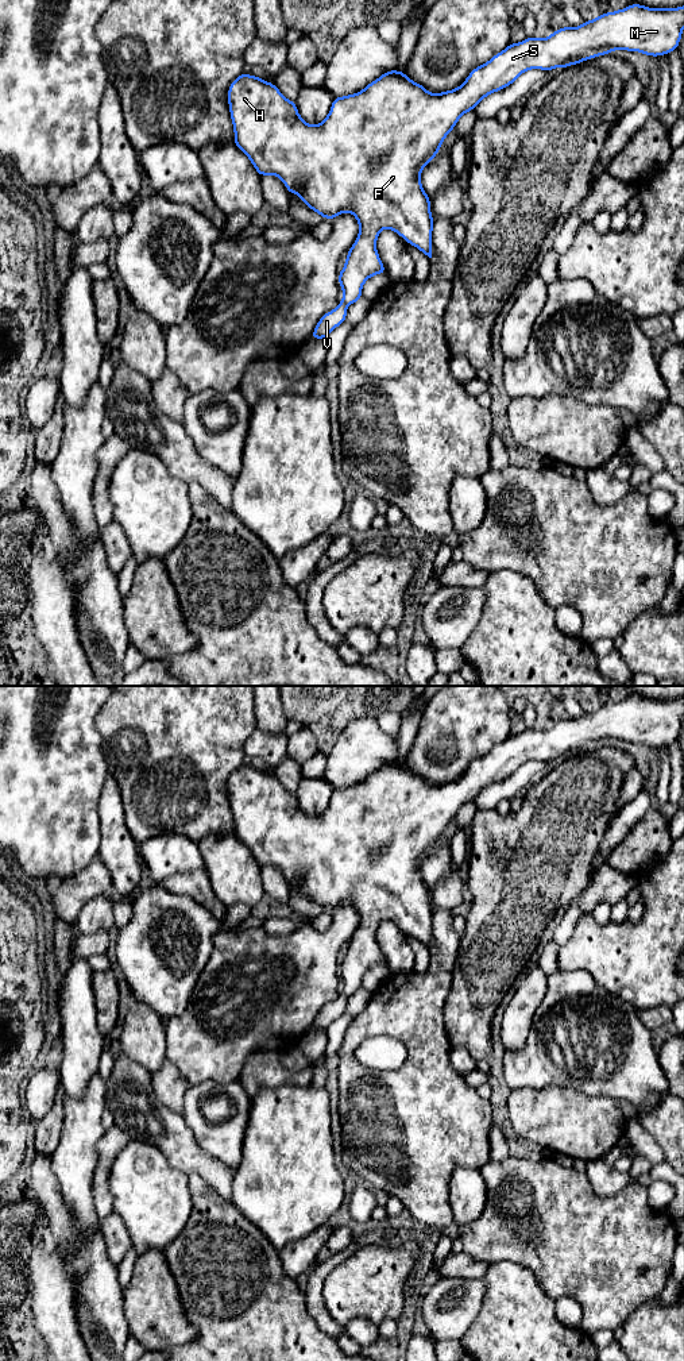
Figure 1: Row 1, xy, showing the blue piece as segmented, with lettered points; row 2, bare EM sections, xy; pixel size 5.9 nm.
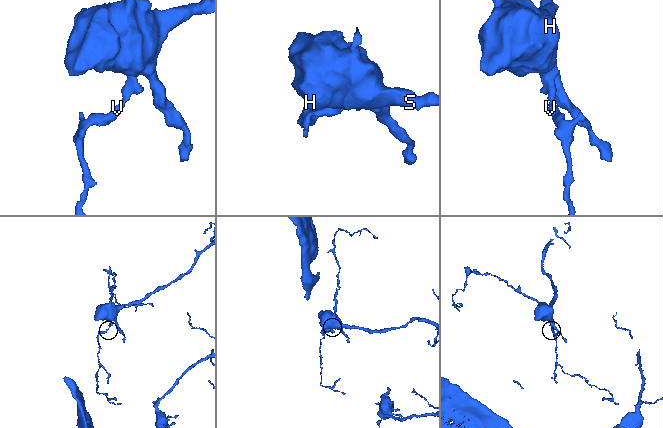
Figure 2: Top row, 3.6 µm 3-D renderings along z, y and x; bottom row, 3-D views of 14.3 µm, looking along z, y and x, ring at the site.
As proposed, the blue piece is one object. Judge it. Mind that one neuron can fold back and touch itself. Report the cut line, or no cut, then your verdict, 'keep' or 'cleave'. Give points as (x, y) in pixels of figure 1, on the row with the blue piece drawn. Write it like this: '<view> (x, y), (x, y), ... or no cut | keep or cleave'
no cut | keep

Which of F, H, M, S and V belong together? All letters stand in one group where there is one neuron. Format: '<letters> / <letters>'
F H M S V

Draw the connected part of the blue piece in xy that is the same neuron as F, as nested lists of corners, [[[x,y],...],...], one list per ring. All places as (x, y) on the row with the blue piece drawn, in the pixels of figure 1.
[[[630,4],[623,9],[606,12],[579,27],[556,30],[545,39],[526,38],[510,43],[488,62],[475,68],[456,89],[430,93],[421,84],[411,81],[405,72],[389,70],[358,93],[333,97],[328,116],[316,126],[308,124],[298,113],[295,101],[286,99],[273,84],[256,76],[240,74],[228,88],[228,105],[233,124],[233,143],[248,157],[259,176],[278,176],[289,193],[295,193],[305,205],[320,213],[322,219],[335,219],[343,212],[352,213],[359,223],[359,235],[347,252],[347,261],[339,273],[343,300],[326,312],[316,324],[310,339],[326,339],[329,333],[347,320],[347,306],[362,300],[364,282],[386,269],[376,251],[376,240],[383,228],[390,228],[409,244],[432,258],[433,216],[430,198],[421,185],[422,169],[437,155],[444,139],[453,131],[459,119],[488,95],[511,85],[523,72],[568,68],[583,61],[610,54],[612,50],[638,51],[650,57],[677,50],[684,28],[684,5],[679,8],[649,8]]]

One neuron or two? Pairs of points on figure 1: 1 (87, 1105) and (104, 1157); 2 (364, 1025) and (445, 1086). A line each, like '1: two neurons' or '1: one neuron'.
1: two neurons
2: one neuron

